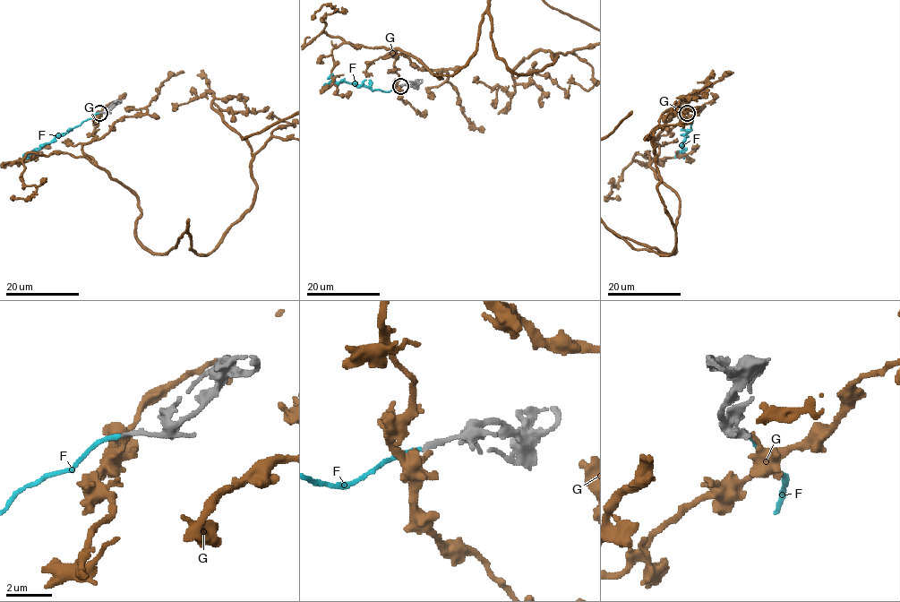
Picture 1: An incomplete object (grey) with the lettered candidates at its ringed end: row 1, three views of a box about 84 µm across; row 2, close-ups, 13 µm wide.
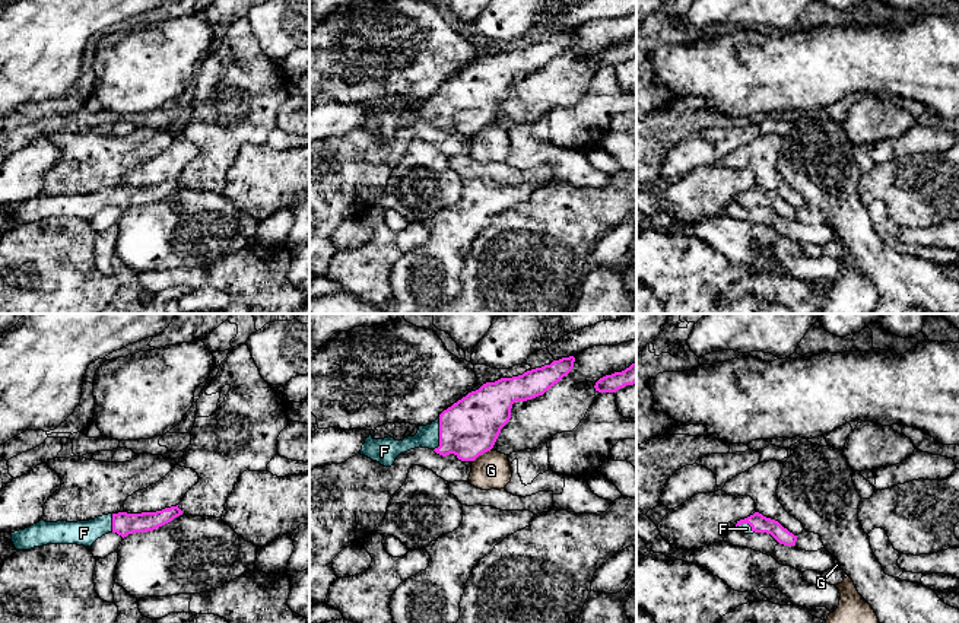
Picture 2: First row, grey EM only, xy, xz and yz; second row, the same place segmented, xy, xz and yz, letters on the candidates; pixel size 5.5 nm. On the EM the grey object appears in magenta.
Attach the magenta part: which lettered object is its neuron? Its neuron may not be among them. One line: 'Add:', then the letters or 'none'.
Add: F

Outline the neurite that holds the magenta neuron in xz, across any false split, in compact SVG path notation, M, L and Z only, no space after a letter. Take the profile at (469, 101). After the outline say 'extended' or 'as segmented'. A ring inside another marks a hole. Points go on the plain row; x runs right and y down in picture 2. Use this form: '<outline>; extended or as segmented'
M574 29L562 31L518 50L486 55L444 83L431 98L419 99L415 109L396 114L369 108L359 127L384 140L391 140L400 127L419 120L442 130L454 127L461 134L474 134L493 121L511 92L512 77L543 69L572 44L574 35Z; extended

